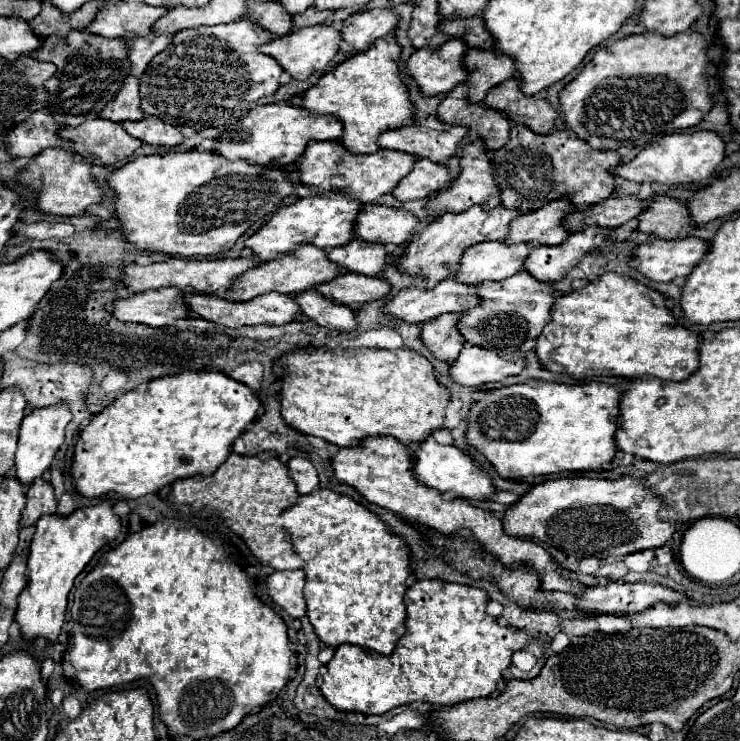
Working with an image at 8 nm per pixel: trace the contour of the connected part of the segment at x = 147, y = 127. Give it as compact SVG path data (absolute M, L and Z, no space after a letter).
M145 116L143 120L139 122L123 122L121 124L133 138L145 142L145 144L151 144L151 146L177 146L181 144L183 136L177 128L169 126L169 124L163 124L161 120L155 120L151 116Z

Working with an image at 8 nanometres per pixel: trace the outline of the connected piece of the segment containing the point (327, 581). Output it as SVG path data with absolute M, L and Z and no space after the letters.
M315 488L311 494L305 494L305 496L299 496L299 500L287 508L281 516L279 516L279 526L287 530L287 534L291 536L291 544L293 544L293 550L295 554L303 560L303 572L305 572L305 602L307 602L307 618L313 626L313 630L317 632L319 640L325 644L325 646L339 646L339 644L355 644L355 646L361 646L361 648L367 648L367 650L373 650L373 652L379 652L379 654L391 654L397 640L403 636L403 626L405 626L405 604L403 604L403 596L405 596L405 590L407 590L407 578L411 576L411 568L409 568L409 550L407 546L403 544L403 540L399 536L393 536L387 532L385 524L373 514L369 512L365 506L357 504L355 500L351 500L349 496L341 496L333 490L325 490L325 488Z

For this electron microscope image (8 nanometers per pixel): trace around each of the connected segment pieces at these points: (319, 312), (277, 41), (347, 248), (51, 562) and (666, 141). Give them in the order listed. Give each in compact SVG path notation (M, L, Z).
M307 290L295 296L295 302L309 320L337 332L353 332L357 330L355 314L349 306L339 306L327 298L323 298L317 290Z
M309 26L309 28L301 28L301 30L293 30L281 38L273 38L271 42L263 44L263 48L259 48L259 52L275 58L279 62L279 66L295 80L307 80L313 72L325 72L327 66L331 64L331 60L335 58L337 50L341 44L341 32L335 30L333 26Z
M351 240L351 244L331 248L327 256L347 272L359 272L365 276L377 276L389 258L383 244L371 244L363 240Z
M109 502L75 510L67 518L53 514L43 516L43 520L37 522L27 558L27 586L19 596L19 606L15 614L15 622L19 624L25 640L45 638L49 642L57 642L61 626L65 622L67 596L73 588L75 578L83 572L95 552L111 542L119 534L119 530L121 520L119 516L115 516Z
M675 132L669 136L663 136L659 142L649 144L643 148L631 162L617 164L611 168L613 176L621 176L631 182L659 182L659 184L691 184L691 182L701 182L711 176L715 166L723 160L723 140L715 132Z

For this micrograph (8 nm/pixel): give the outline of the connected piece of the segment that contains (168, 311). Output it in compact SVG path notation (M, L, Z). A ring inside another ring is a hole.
M159 288L129 298L115 300L111 314L121 322L135 322L145 326L171 326L179 318L187 318L189 310L179 300L181 292L177 288Z

